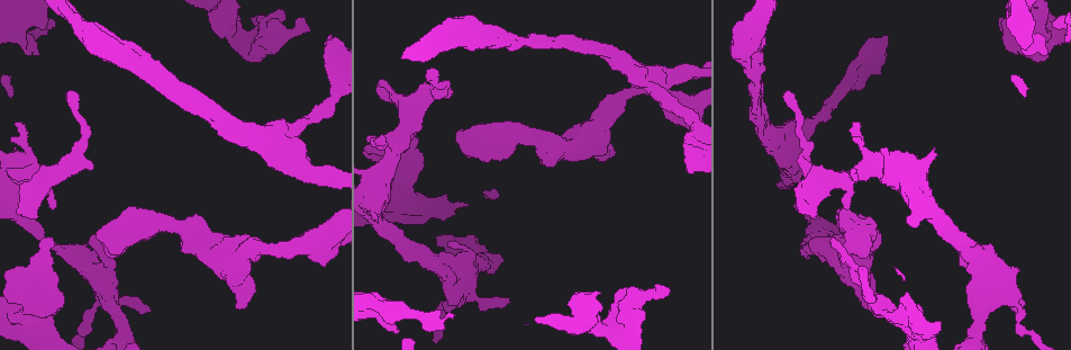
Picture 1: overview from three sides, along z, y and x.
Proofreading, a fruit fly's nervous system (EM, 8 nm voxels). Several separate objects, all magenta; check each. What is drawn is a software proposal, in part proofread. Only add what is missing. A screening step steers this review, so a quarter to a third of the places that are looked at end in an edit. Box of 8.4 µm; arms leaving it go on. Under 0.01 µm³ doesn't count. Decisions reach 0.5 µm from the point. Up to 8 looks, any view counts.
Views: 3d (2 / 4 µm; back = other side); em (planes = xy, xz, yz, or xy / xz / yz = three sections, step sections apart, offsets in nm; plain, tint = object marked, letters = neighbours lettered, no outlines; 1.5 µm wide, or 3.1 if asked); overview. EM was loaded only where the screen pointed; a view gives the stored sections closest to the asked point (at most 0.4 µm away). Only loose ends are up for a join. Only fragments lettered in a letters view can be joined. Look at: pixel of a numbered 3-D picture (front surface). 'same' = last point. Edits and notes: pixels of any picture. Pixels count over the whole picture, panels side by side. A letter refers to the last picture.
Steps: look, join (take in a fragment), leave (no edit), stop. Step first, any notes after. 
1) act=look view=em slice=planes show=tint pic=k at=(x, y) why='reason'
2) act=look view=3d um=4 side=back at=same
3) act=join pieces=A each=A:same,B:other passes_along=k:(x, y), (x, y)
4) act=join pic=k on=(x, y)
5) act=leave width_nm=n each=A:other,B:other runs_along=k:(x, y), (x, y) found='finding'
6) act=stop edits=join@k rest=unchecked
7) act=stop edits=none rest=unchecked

act=look view=em slice=yz step=8 show=letters pic=1 at=(832, 237) why='thin end'

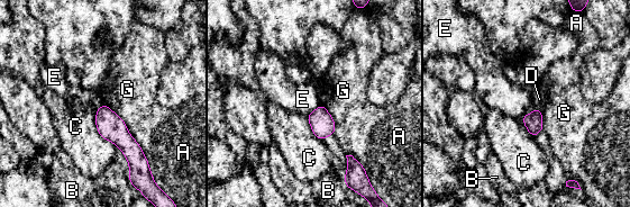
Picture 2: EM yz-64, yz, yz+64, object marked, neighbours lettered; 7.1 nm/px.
act=look view=em slice=xz step=8 show=letters at=same why='another direction'

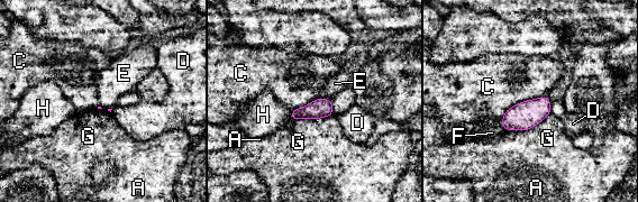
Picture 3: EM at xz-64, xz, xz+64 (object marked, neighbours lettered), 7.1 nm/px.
act=leave longest_contact=C:360nm each=A:other,C:other,D:other,E:other,F:other,G:other,H:other found='none of them fits'

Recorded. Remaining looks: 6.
act=look view=3d um=2 pic=1 at=(323, 266) why='stops while still wide'

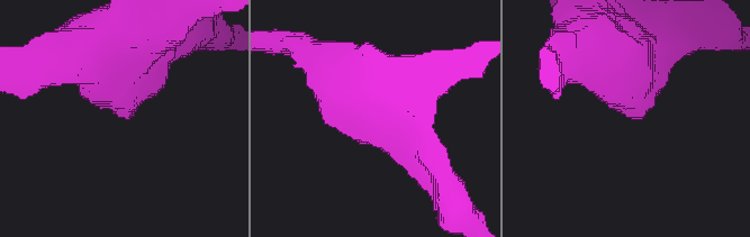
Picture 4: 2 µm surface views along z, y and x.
act=look view=em slice=planes show=letters pic=4 at=(637, 119) why='need the tissue'

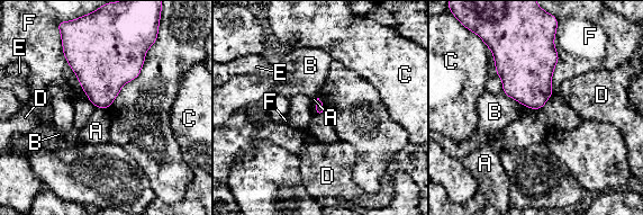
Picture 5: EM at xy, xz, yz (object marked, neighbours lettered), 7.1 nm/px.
act=leave each=A:other,B:other,C:other,D:other,E:other,F:other found='no lettered fragment goes on from it'

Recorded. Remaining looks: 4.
act=look view=3d um=4 side=back pic=1 at=(1015, 308) why='an open end'

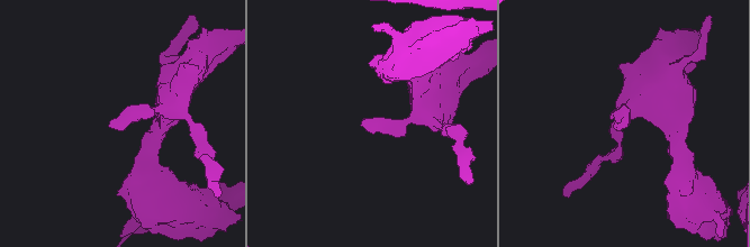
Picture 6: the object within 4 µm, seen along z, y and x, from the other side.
act=look view=em slice=planes show=letters pic=6 at=(109, 122) why='shape alone is not enough'

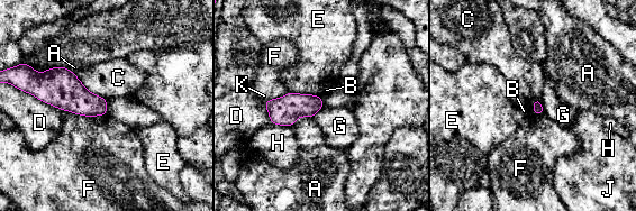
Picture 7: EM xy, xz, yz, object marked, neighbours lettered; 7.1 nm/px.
act=leave each=A:other,B:other,C:other,D:other,E:other,F:other,G:other,H:other,J:other,K:other border=7:(538, 99), (544, 112) found='no lettered fragment goes on from it'

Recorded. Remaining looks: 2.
act=stop edits=none rest=unchecked

